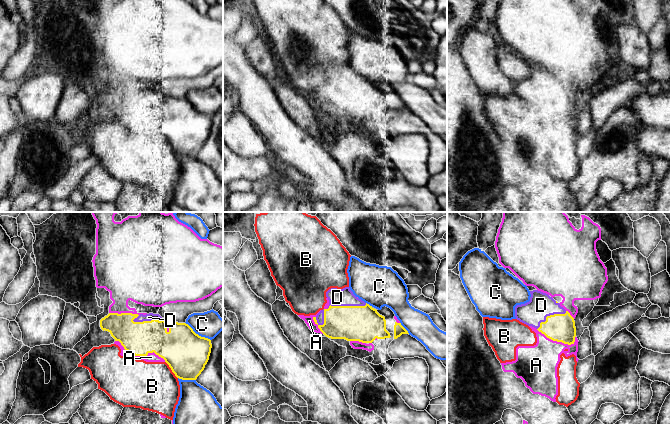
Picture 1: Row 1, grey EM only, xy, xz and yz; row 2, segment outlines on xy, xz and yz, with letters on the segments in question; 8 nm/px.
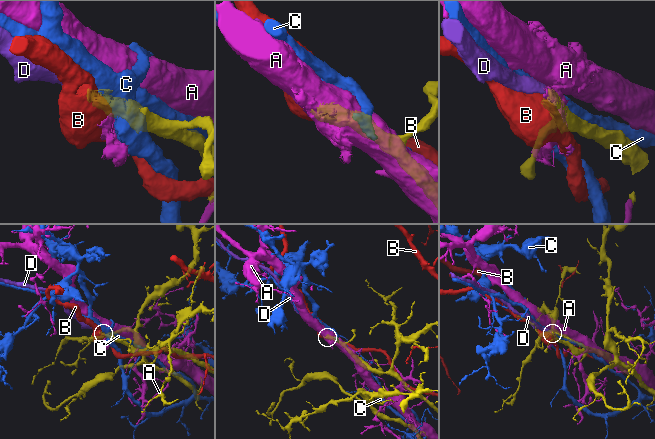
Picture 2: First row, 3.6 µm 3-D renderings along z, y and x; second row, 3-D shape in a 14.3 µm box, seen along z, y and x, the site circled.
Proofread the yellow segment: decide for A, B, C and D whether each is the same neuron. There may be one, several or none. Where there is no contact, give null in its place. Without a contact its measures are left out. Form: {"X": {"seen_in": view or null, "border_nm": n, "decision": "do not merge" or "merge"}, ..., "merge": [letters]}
{"A": {"seen_in": "xy", "border_nm": 440, "decision": "do not merge"}, "B": {"seen_in": "xy", "border_nm": 170, "decision": "do not merge"}, "C": {"seen_in": "xy", "border_nm": 260, "decision": "do not merge"}, "D": {"seen_in": "xz", "border_nm": 320, "decision": "merge"}, "merge": ["D"]}

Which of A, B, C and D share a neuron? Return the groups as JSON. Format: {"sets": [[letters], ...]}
{"sets": [["A"], ["B"], ["C"], ["D"]]}

